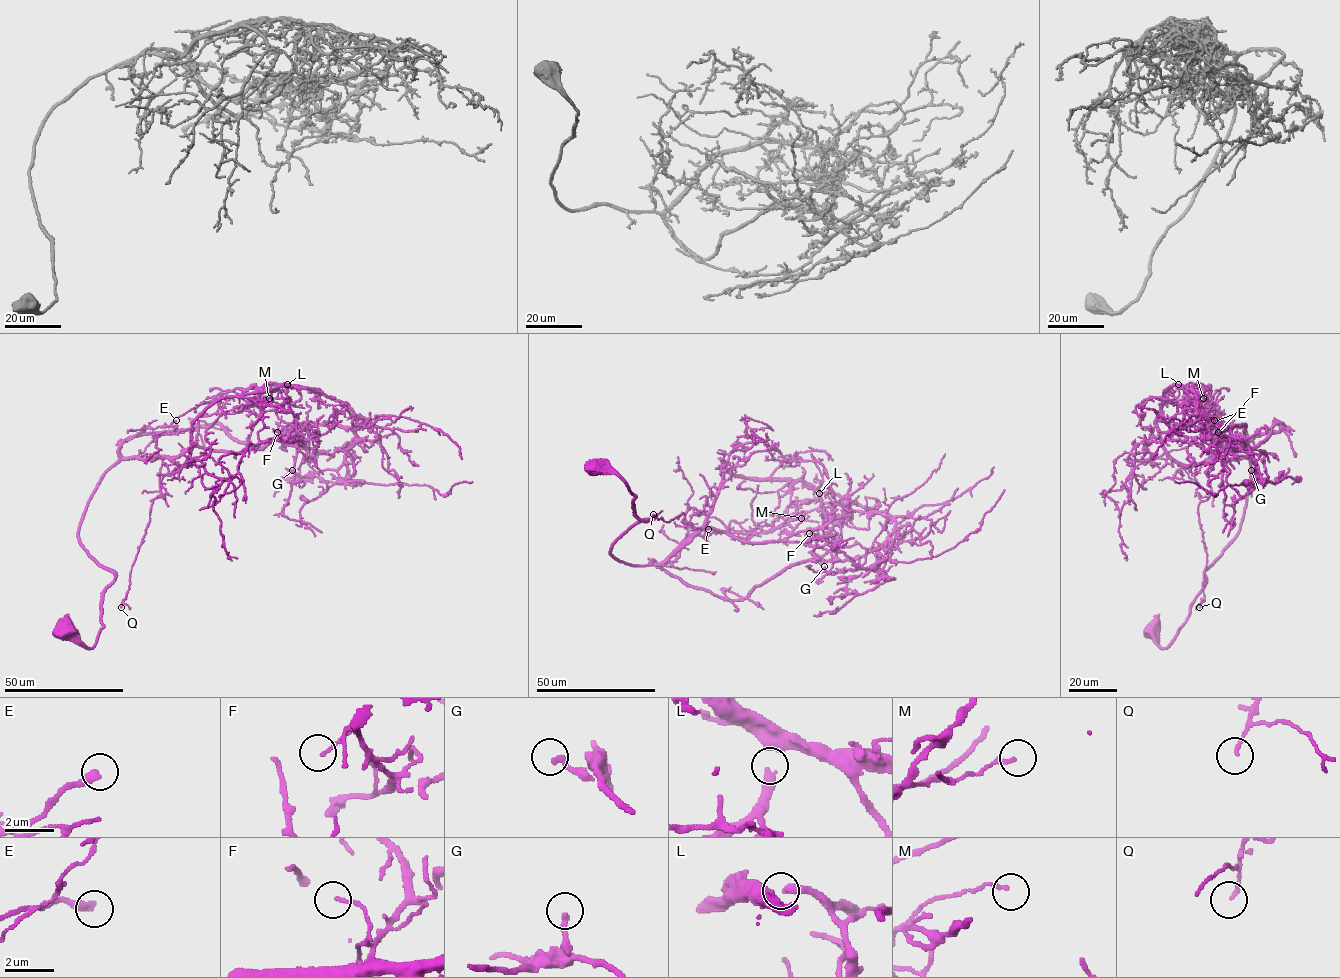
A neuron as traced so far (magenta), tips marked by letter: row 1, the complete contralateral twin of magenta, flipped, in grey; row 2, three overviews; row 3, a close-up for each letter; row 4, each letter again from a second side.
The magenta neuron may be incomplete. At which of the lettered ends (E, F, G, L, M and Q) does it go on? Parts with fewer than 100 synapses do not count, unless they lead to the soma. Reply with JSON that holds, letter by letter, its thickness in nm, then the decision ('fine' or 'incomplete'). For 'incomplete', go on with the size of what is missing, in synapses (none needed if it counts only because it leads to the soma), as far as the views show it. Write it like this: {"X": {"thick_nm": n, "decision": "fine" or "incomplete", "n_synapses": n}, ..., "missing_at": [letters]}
{"E": {"thick_nm": 320, "decision": "fine"}, "F": {"thick_nm": 100, "decision": "fine"}, "G": {"thick_nm": 240, "decision": "fine"}, "L": {"thick_nm": 280, "decision": "fine"}, "M": {"thick_nm": 130, "decision": "fine"}, "Q": {"thick_nm": 150, "decision": "fine"}, "missing_at": []}

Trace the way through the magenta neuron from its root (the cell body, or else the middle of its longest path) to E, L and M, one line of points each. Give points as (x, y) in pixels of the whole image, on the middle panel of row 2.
E: (594, 467), (613, 471), (647, 518), (613, 544), (618, 560), (673, 562), (688, 535), (708, 529)
L: (594, 467), (613, 471), (647, 518), (610, 550), (635, 565), (663, 564), (704, 528), (834, 550), (819, 493)
M: (594, 467), (613, 471), (647, 518), (611, 548), (630, 565), (663, 564), (704, 528), (777, 542), (801, 518)

